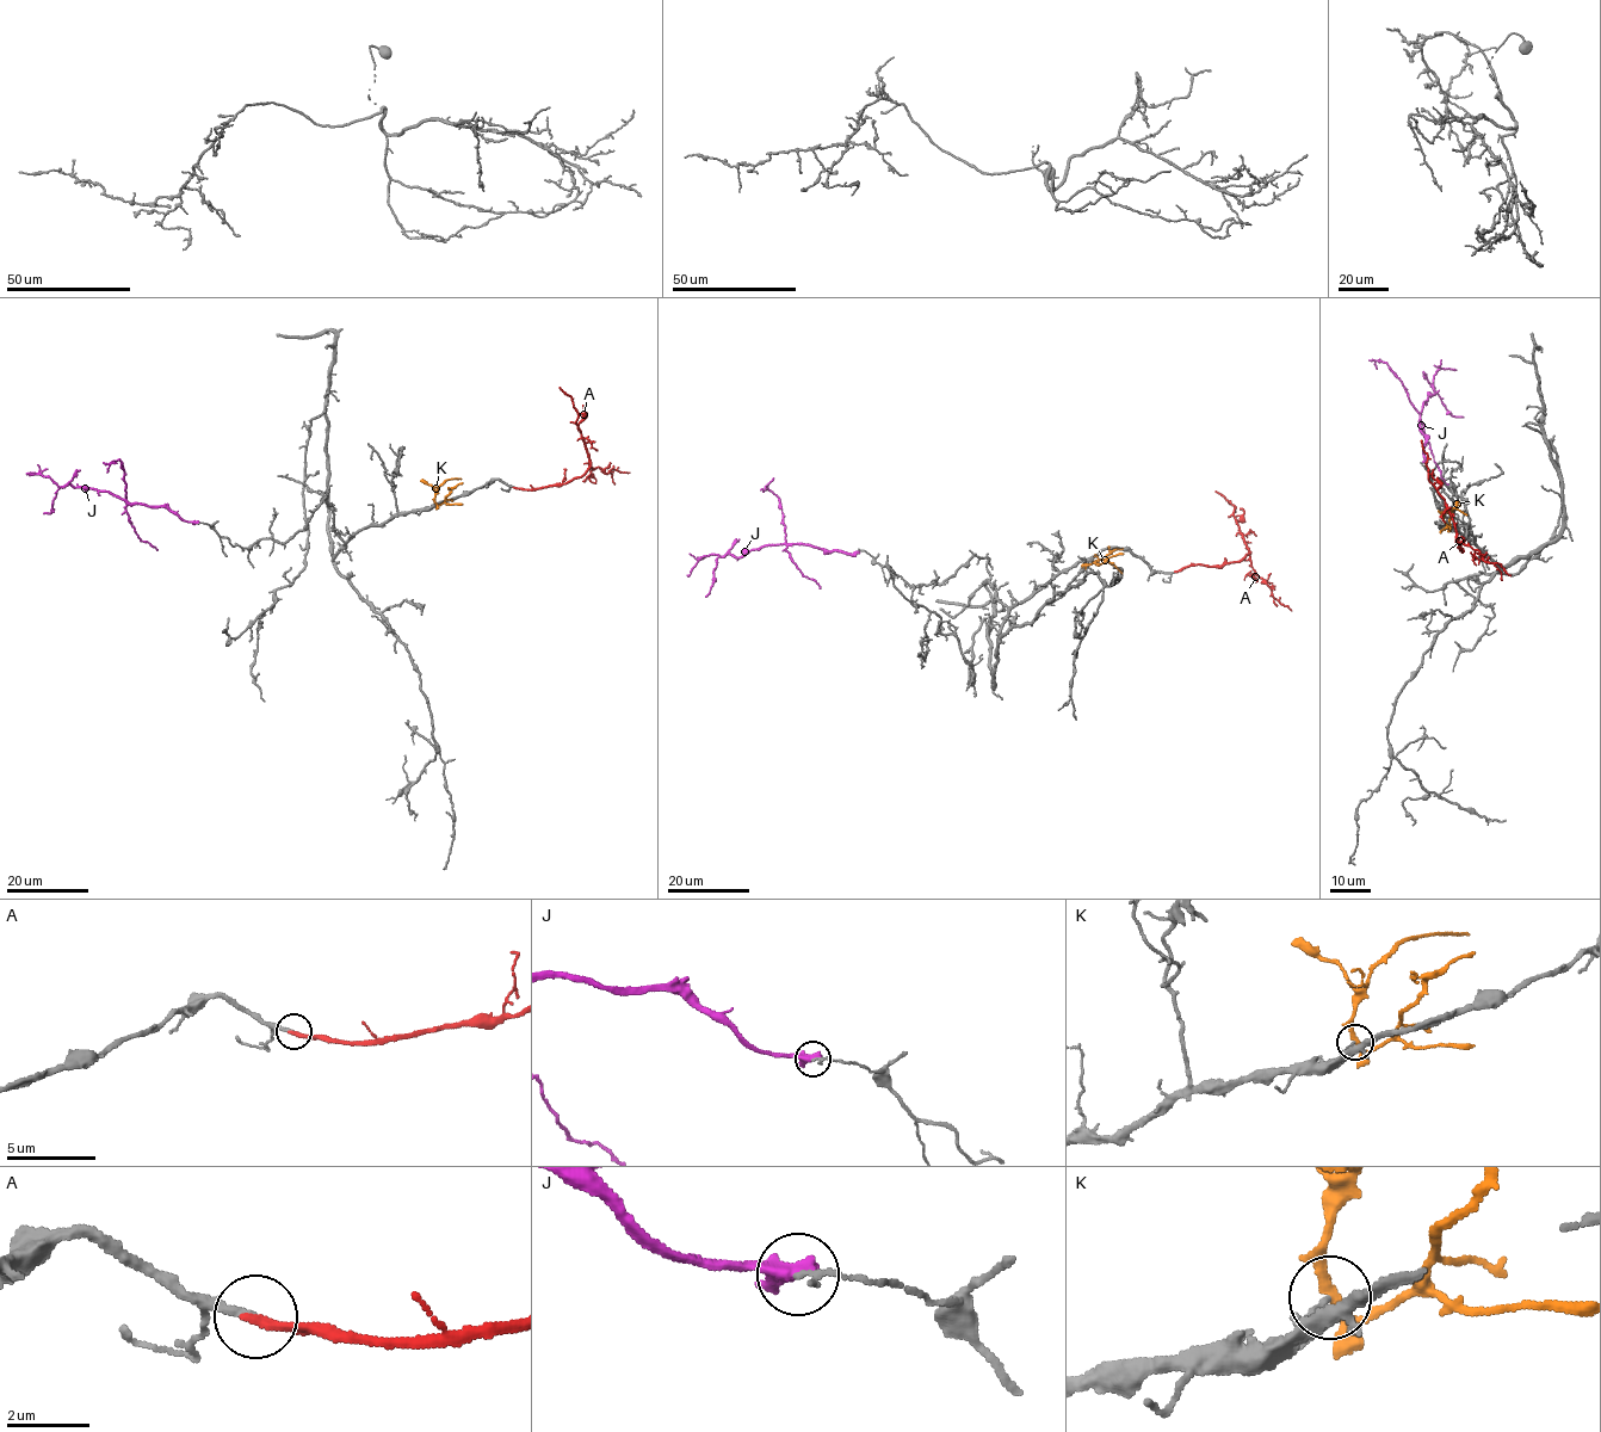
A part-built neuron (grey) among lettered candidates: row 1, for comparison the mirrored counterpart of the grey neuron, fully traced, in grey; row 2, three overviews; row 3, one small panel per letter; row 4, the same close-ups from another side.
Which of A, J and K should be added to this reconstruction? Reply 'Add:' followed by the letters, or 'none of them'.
Add: A

